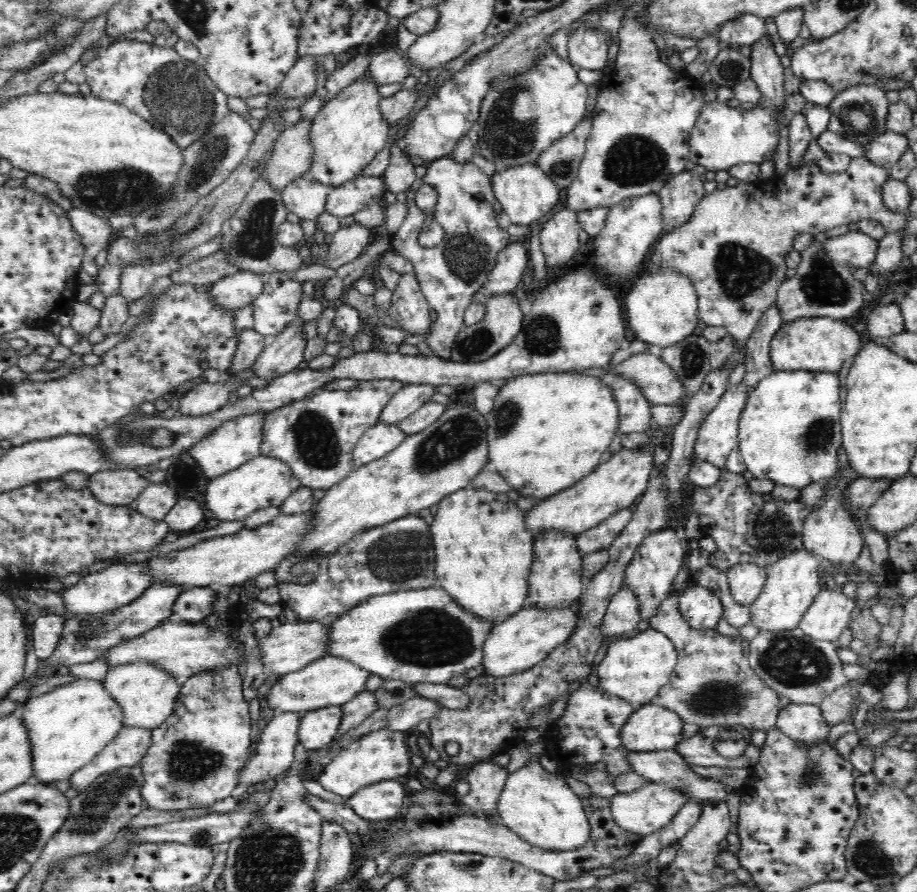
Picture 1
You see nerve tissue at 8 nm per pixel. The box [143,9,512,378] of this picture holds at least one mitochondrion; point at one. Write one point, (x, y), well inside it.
(256, 241)

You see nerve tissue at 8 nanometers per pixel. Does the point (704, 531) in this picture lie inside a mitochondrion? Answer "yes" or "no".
no

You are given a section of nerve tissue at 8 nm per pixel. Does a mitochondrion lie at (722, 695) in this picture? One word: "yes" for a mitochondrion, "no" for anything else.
yes

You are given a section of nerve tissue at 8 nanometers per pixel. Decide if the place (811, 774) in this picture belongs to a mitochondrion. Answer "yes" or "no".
yes

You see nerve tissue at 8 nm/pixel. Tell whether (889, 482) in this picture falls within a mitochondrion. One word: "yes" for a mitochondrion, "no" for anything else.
no

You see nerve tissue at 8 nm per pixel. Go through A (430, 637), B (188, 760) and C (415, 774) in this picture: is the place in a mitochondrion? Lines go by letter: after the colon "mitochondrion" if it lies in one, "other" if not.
A: mitochondrion
B: mitochondrion
C: other

